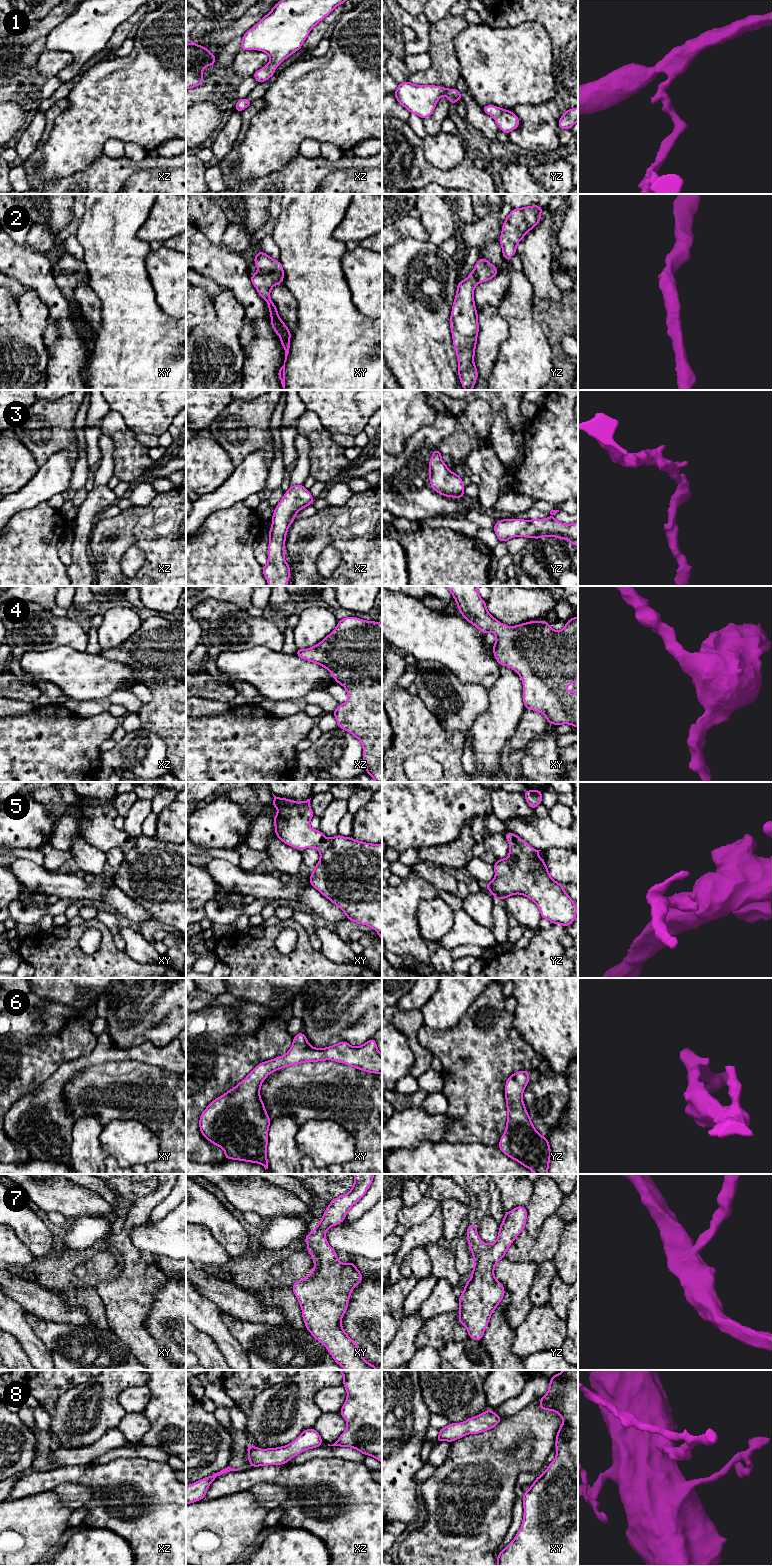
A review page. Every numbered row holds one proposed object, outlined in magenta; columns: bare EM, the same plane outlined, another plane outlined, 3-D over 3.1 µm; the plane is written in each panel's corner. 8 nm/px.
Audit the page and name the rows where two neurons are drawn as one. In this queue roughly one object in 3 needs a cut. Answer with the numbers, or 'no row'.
no row

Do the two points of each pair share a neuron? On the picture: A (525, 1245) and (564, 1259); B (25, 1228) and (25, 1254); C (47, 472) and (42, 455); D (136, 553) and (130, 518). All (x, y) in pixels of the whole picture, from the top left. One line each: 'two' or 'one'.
A: two
B: two
C: two
D: two

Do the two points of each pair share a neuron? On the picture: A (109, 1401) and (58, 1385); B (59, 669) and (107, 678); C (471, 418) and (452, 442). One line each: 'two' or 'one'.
A: two
B: one
C: one

